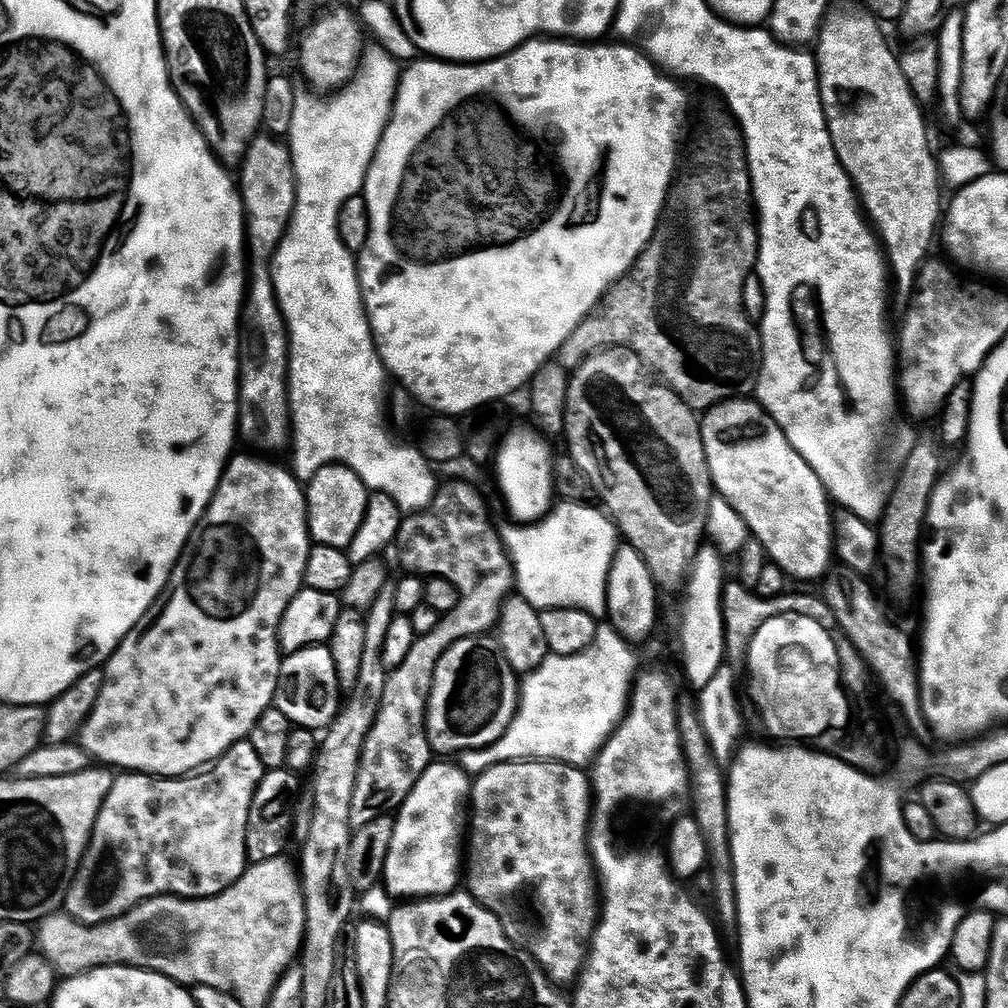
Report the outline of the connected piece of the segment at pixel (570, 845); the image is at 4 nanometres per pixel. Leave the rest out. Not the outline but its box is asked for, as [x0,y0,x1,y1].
[466,760,598,986]

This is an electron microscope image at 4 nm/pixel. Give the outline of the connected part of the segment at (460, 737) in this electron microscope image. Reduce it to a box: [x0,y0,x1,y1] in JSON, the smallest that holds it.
[428,635,520,754]

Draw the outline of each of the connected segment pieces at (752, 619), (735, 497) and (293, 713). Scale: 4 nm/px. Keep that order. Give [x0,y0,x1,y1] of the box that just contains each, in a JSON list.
[[723,580,836,672],[700,399,834,581],[274,645,342,730]]

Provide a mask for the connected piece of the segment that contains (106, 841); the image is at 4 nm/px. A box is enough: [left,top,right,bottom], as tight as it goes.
[64,742,265,924]

